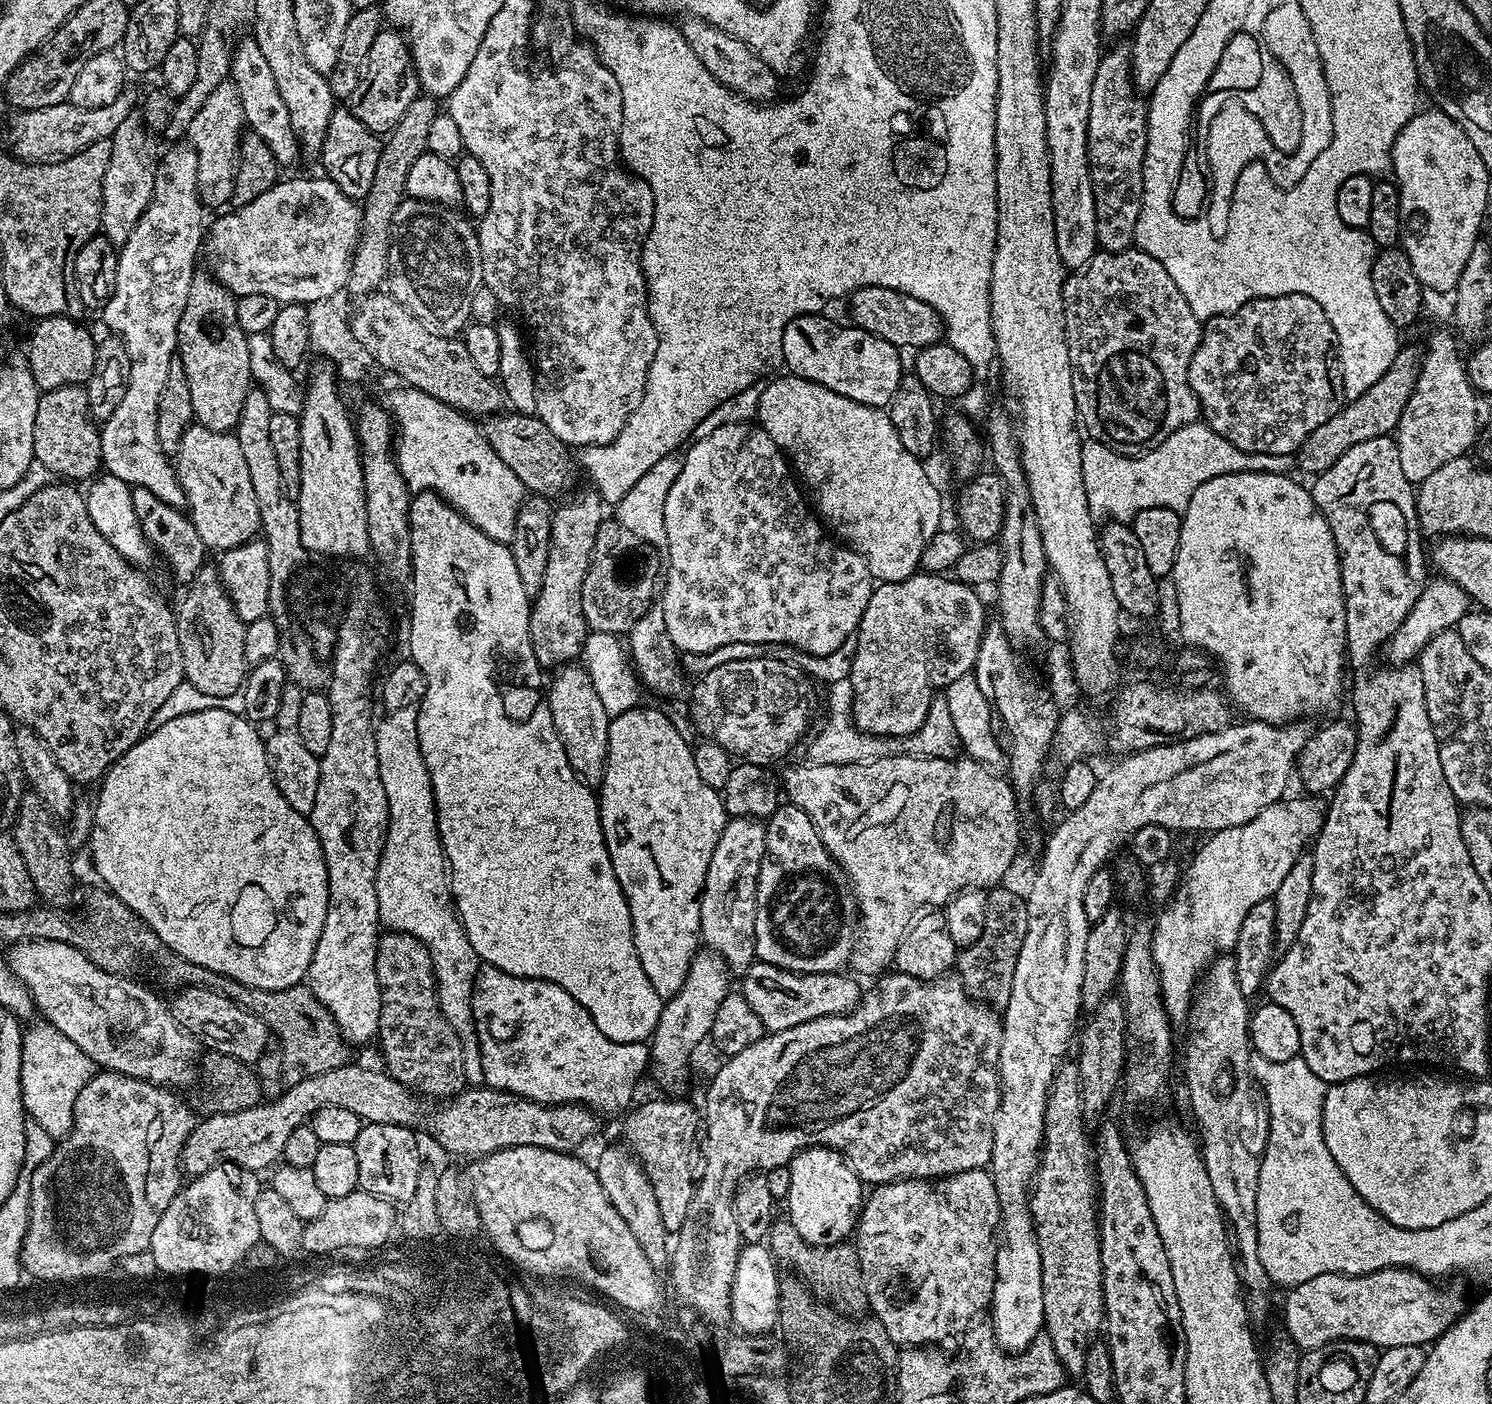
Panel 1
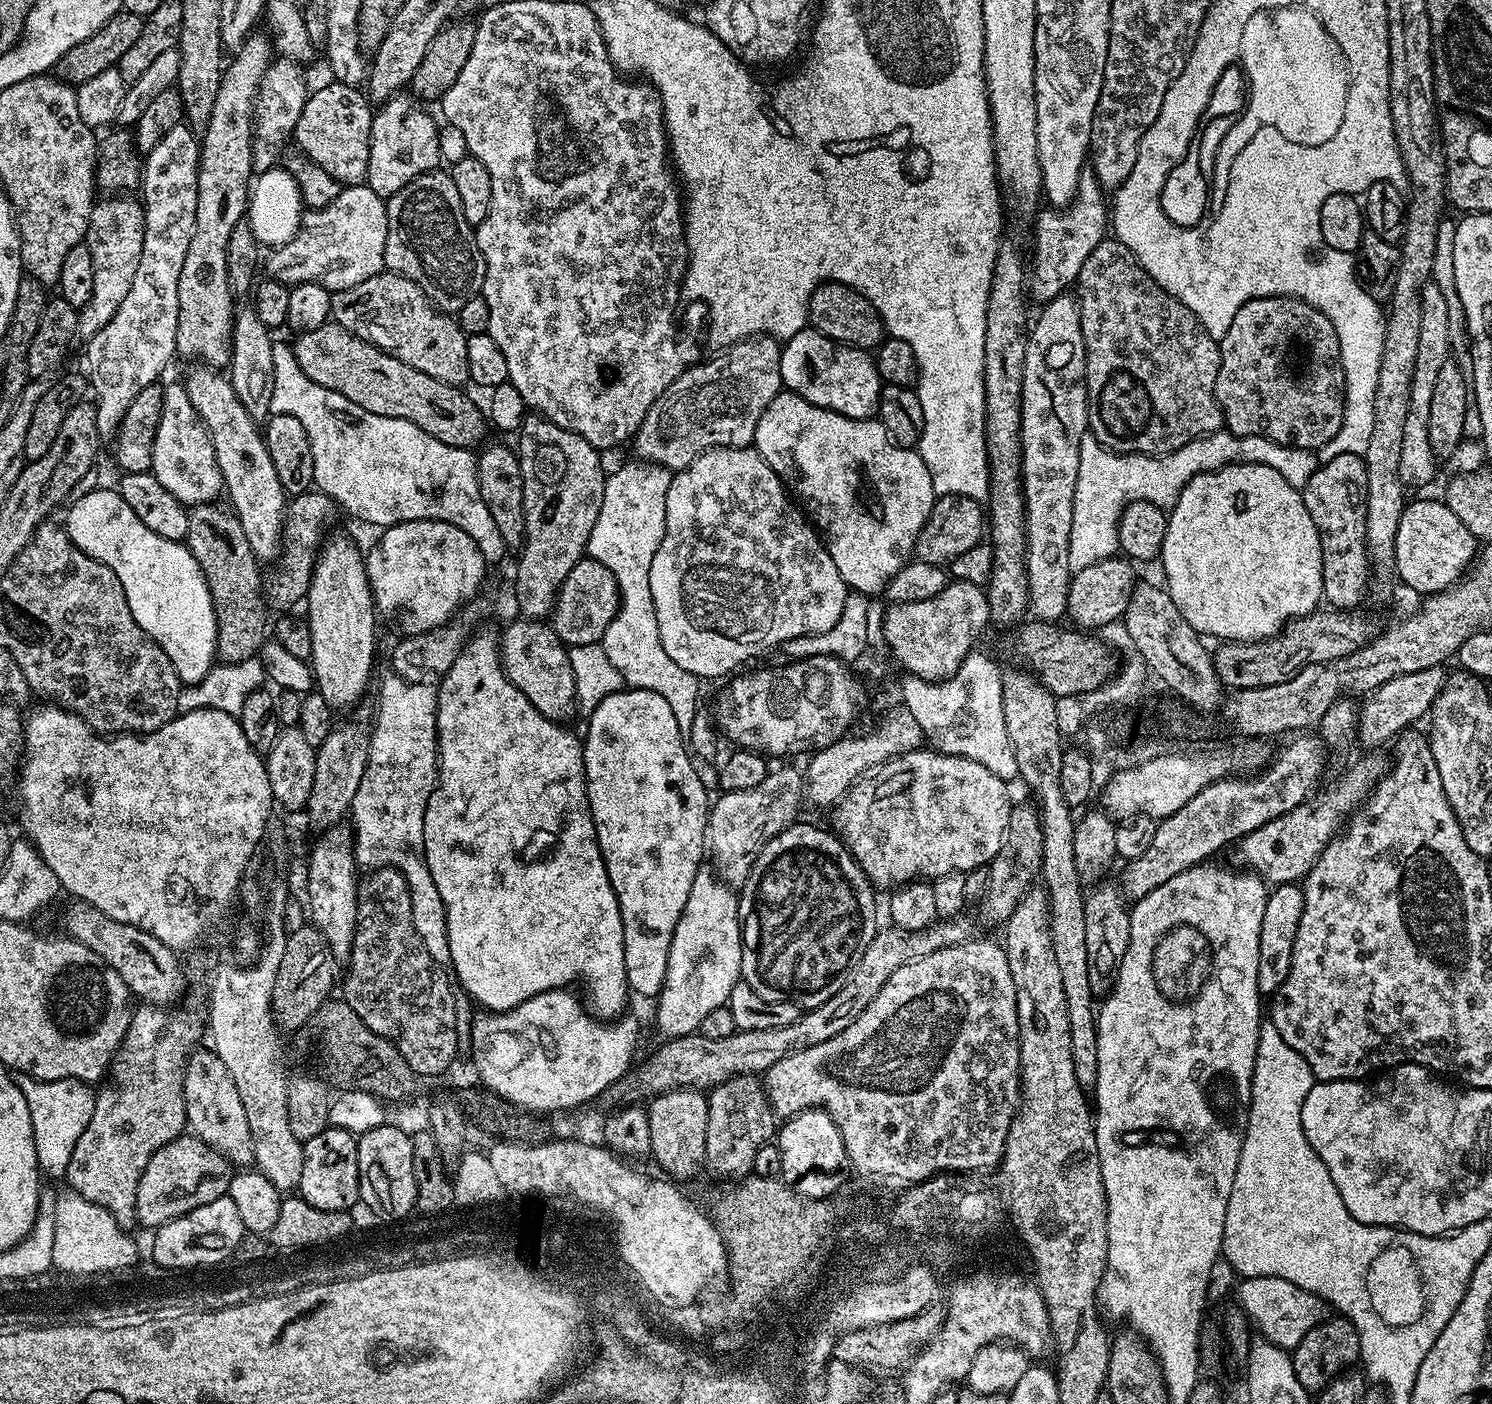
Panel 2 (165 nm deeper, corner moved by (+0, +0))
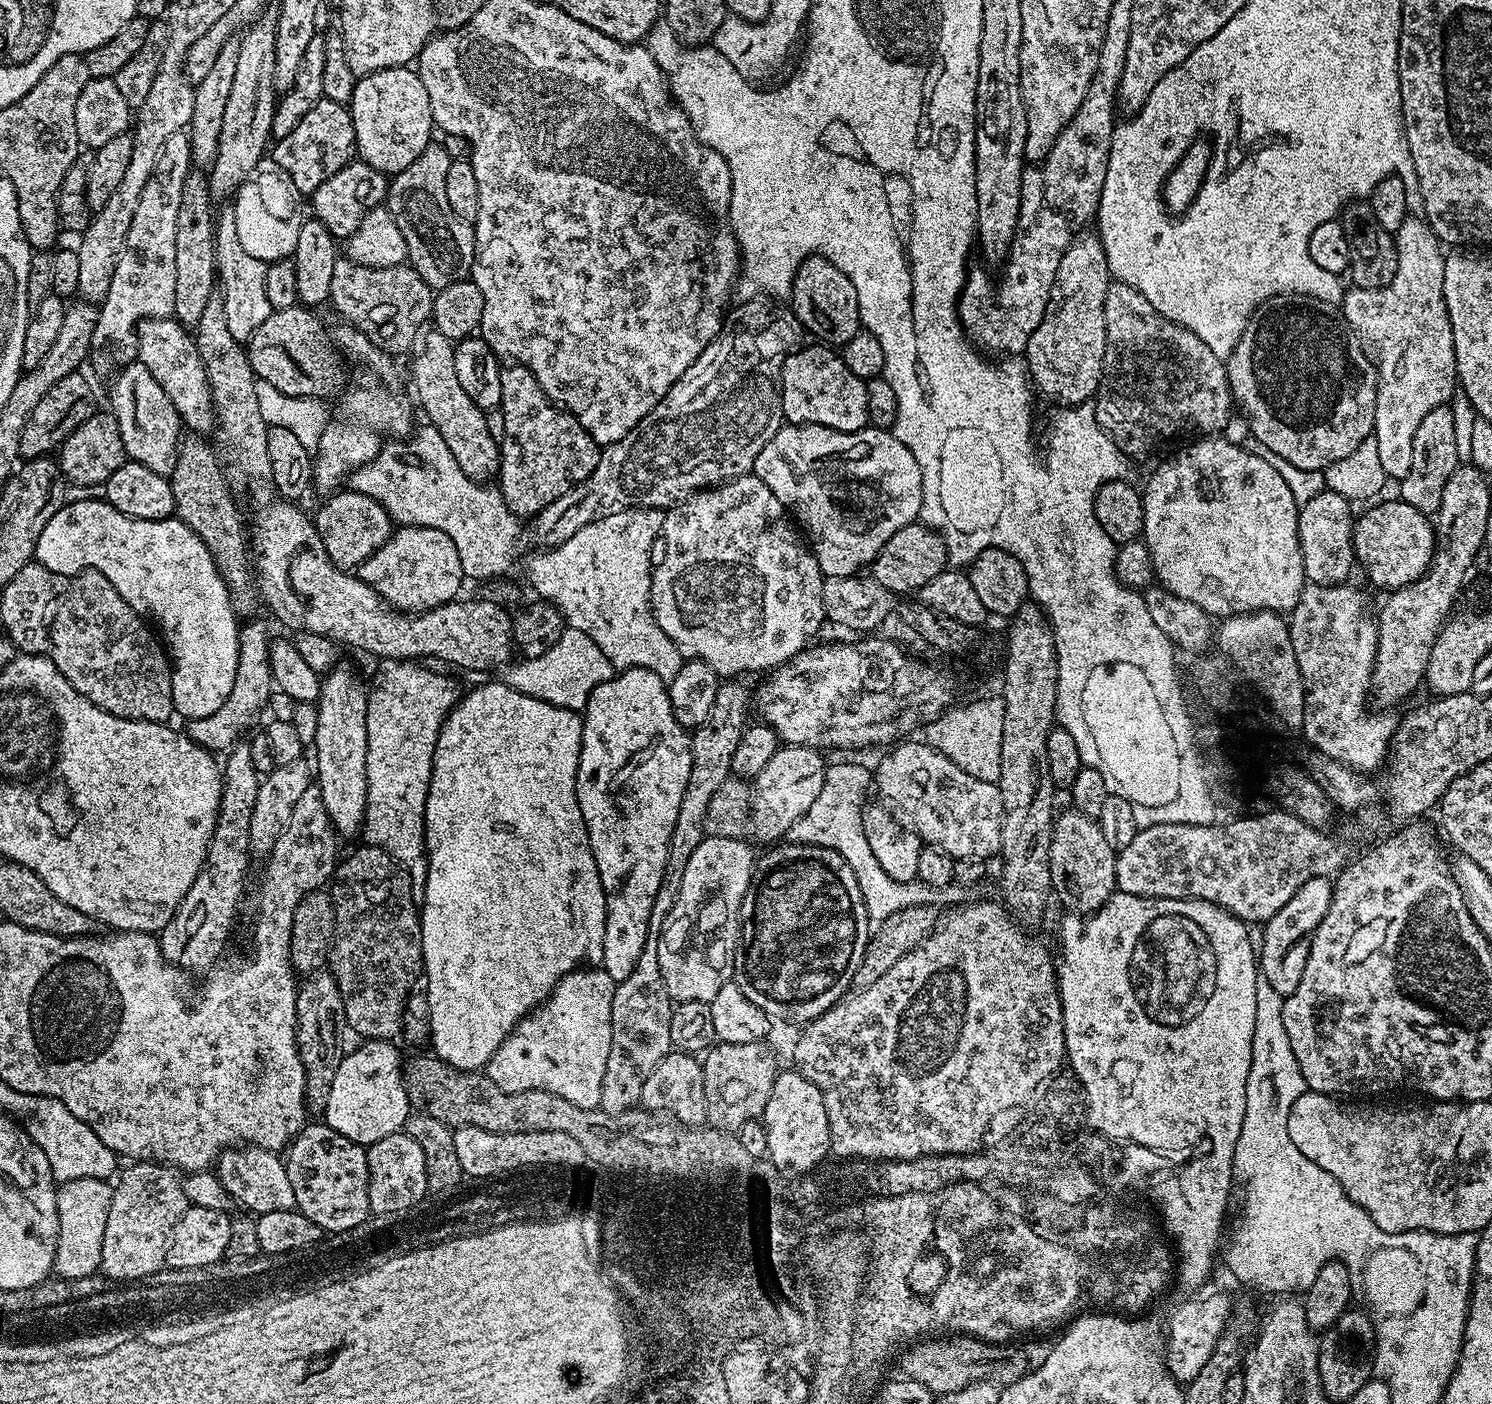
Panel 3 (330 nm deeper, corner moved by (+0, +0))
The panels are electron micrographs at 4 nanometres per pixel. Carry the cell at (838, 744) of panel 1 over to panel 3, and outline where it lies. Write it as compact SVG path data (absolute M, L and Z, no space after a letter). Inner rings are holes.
M844 760L841 764L829 763L824 770L822 791L810 810L790 826L786 840L789 844L809 844L810 846L822 846L842 854L846 858L846 866L854 870L854 878L858 878L858 890L862 890L862 902L866 906L866 914L869 921L879 922L890 918L890 914L898 914L898 910L906 910L910 906L919 904L934 904L937 906L959 906L969 903L973 899L973 889L966 884L955 882L935 888L921 880L910 882L894 882L882 866L878 866L878 858L870 851L870 842L866 842L864 833L864 810L866 799L864 795L874 784L874 776L860 764L851 764Z

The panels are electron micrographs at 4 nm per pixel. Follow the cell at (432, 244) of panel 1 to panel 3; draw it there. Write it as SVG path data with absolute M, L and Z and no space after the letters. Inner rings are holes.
M433 142L406 166L406 170L395 173L388 185L386 207L394 222L398 222L398 230L402 230L402 238L406 238L408 251L407 263L426 283L439 290L469 279L472 275L474 258L476 257L476 229L469 221L460 220L454 210L450 210L450 201L446 198L446 173L450 171L453 158L444 149L443 143Z

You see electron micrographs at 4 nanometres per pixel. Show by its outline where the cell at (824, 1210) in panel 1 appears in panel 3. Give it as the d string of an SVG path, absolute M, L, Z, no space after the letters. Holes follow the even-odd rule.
M798 1070L791 1071L781 1071L777 1075L774 1090L770 1090L770 1102L766 1102L762 1123L768 1143L767 1159L781 1174L812 1173L832 1152L832 1124L828 1121L826 1102L822 1102L818 1086Z

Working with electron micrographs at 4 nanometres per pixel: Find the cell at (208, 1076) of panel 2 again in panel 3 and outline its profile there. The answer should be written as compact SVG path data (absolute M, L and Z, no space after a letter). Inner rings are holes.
M233 1146L220 1154L214 1165L214 1171L220 1177L222 1186L229 1197L241 1204L241 1209L252 1214L270 1210L290 1210L296 1208L294 1186L290 1186L285 1161L280 1160L275 1151L255 1146Z

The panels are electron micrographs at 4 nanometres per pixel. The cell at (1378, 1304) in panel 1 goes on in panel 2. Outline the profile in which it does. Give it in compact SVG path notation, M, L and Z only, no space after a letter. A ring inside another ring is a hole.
M1249 1276L1239 1281L1240 1289L1234 1294L1239 1301L1241 1309L1248 1316L1251 1327L1263 1339L1280 1348L1294 1349L1314 1326L1318 1326L1325 1320L1325 1301L1315 1296L1313 1292L1302 1290L1294 1286L1294 1282L1286 1282L1286 1278L1277 1276Z

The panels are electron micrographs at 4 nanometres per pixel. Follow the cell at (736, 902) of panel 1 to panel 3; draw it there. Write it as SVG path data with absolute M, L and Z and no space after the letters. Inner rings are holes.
M790 744L776 749L774 758L766 762L762 774L754 777L754 787L750 792L750 832L764 843L780 842L787 837L790 826L810 810L814 798L822 791L826 760L814 748Z

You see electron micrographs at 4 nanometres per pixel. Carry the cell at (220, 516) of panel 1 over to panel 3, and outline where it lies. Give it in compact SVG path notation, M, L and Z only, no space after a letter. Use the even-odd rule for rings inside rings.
M142 363L123 365L115 376L110 411L122 434L125 457L142 466L150 466L150 470L158 474L171 477L178 463L178 449L182 444L182 425L178 410L174 410L174 402L166 398L166 390L162 390L162 386L154 382L154 374L150 374L150 370L146 370Z

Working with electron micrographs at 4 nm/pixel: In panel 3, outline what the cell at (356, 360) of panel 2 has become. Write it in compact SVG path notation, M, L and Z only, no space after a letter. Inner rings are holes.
M304 306L272 312L246 342L248 361L257 380L270 382L270 386L274 386L274 390L282 390L282 394L335 397L345 387L344 368L340 365L342 356L332 342L329 329L324 329L312 312L315 311Z

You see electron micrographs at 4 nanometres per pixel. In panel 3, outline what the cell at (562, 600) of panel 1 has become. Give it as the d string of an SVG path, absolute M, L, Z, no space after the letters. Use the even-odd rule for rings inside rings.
M509 363L501 371L500 377L502 398L499 410L505 422L505 434L499 443L498 487L506 506L517 518L535 518L541 510L550 506L550 502L555 501L554 494L561 494L560 490L568 484L562 478L574 466L574 448L576 484L582 483L594 466L598 466L602 448L570 413L552 403L552 399L542 390L538 378L534 378L526 366Z

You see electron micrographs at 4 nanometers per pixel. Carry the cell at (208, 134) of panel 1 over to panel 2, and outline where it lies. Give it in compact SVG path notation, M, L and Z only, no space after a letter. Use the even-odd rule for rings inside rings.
M283 58L273 59L272 65L266 70L262 78L260 87L256 93L256 115L252 126L252 170L253 173L259 174L277 167L282 153L285 151L284 142L293 137L298 126L298 118L302 118L302 106L306 106L310 95L310 87L304 81L304 72L299 63L294 60L285 60Z

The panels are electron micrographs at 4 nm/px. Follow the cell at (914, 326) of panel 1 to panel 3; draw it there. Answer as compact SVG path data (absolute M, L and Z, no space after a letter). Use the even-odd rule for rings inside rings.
M807 256L794 274L790 307L805 333L817 336L817 341L828 346L843 346L862 331L858 310L858 290L834 262L821 256Z

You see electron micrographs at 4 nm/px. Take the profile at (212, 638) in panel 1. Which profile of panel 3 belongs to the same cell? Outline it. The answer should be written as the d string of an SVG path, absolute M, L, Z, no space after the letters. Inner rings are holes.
M188 434L183 437L182 447L178 452L178 463L176 468L172 472L170 477L172 482L172 489L174 490L174 506L176 507L174 516L175 519L181 520L186 527L190 530L194 530L194 534L198 534L200 536L200 540L206 546L206 550L210 550L210 558L214 558L214 566L216 567L216 571L220 573L220 577L222 578L222 582L228 588L228 597L230 598L230 602L232 603L232 609L234 610L234 614L238 618L252 618L257 615L261 611L262 601L258 595L257 585L254 583L254 568L250 563L250 540L246 535L246 528L244 532L244 520L240 517L240 508L236 505L237 497L234 495L231 488L228 486L228 479L224 477L224 469L220 462L220 457L218 455L217 449L207 444L205 437L200 434Z

